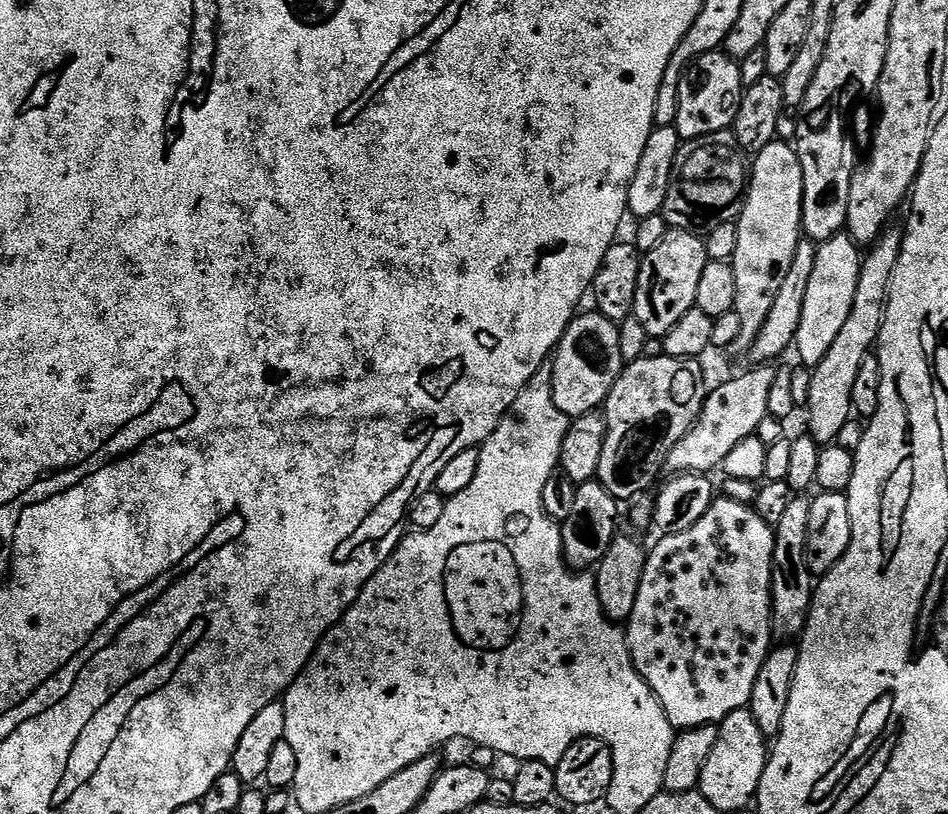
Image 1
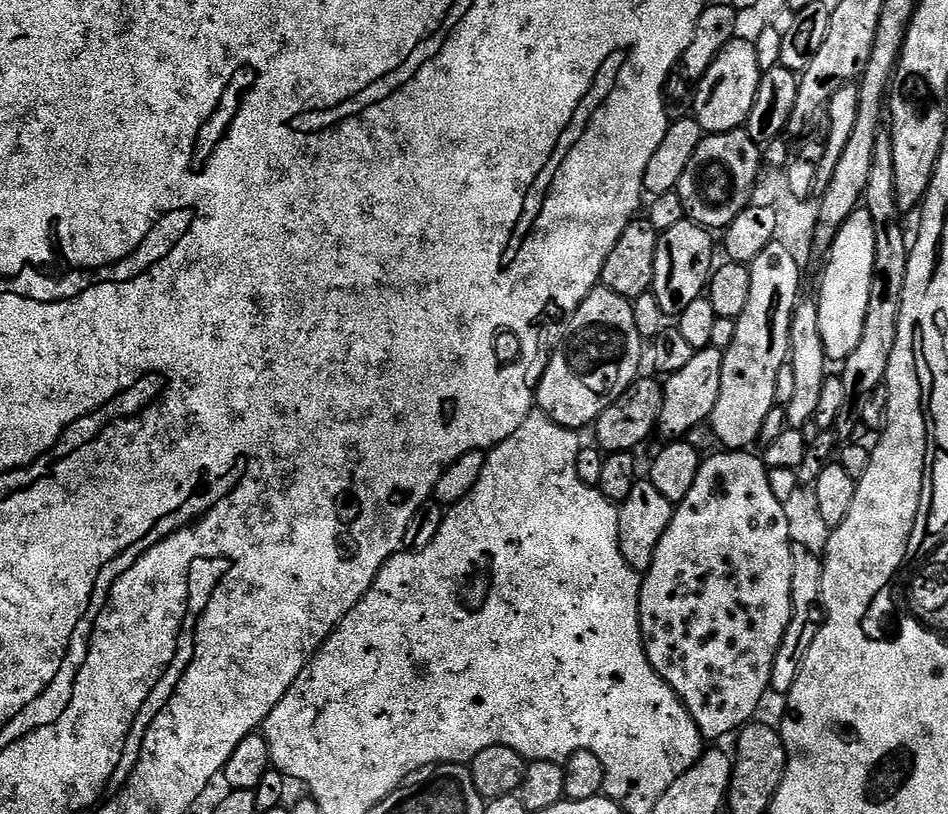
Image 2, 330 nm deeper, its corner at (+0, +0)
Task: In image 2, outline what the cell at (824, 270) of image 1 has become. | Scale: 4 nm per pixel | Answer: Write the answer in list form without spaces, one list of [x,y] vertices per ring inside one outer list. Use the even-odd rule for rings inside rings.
[[[857,208],[838,230],[832,248],[826,253],[828,265],[824,268],[824,277],[820,280],[820,298],[815,301],[818,310],[818,330],[821,331],[822,346],[829,361],[843,362],[854,354],[858,341],[862,339],[862,325],[866,322],[866,305],[870,302],[870,278],[874,274],[874,222],[868,209]]]

